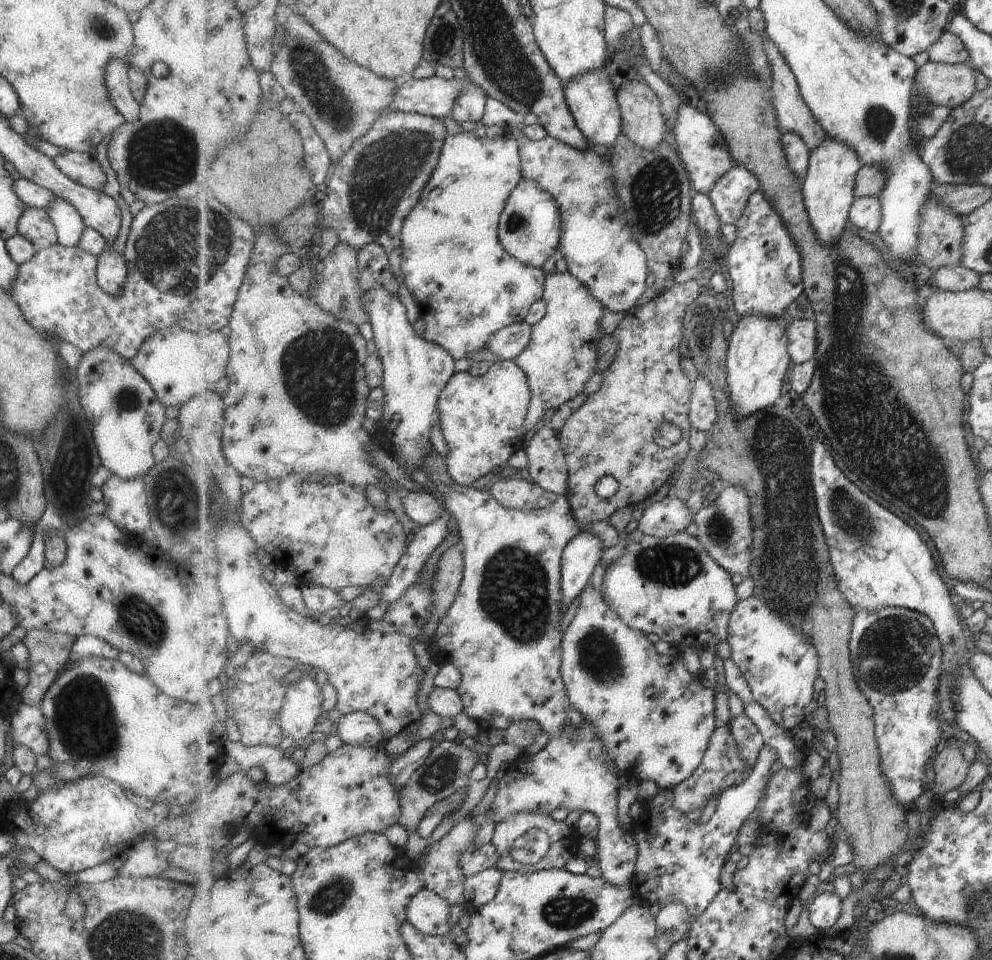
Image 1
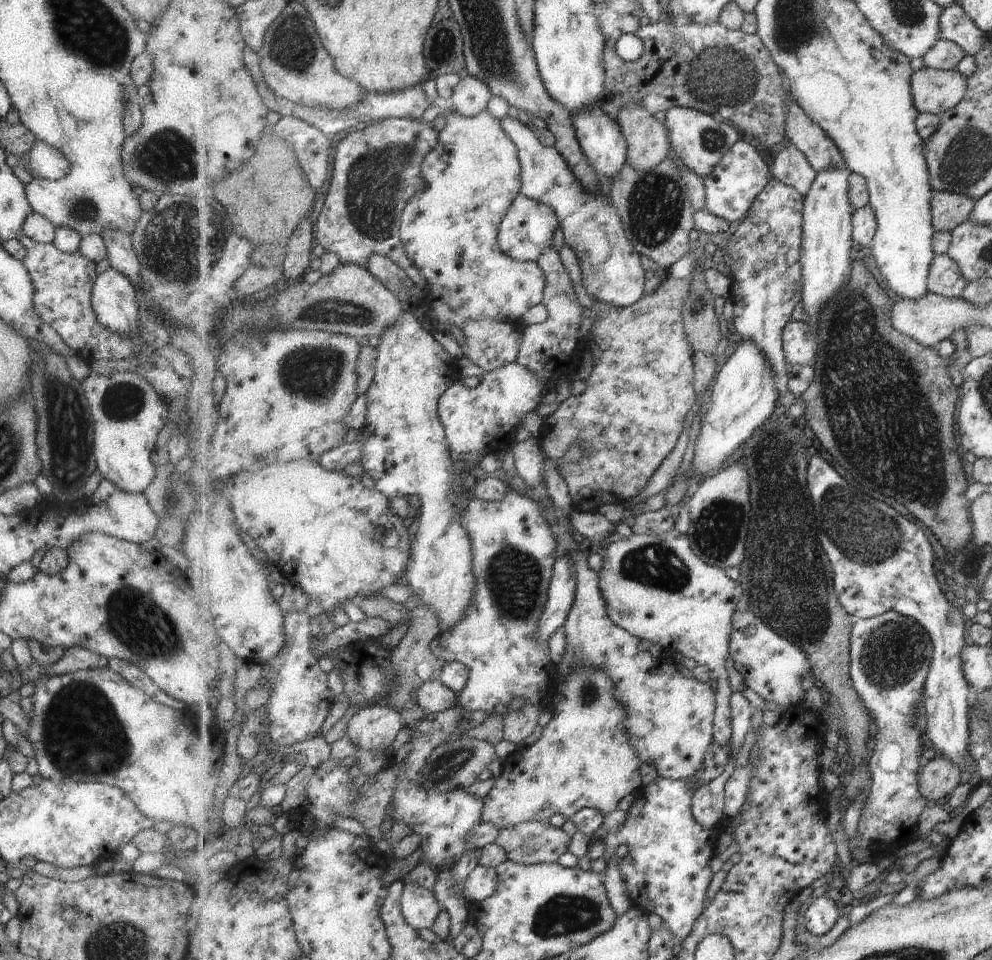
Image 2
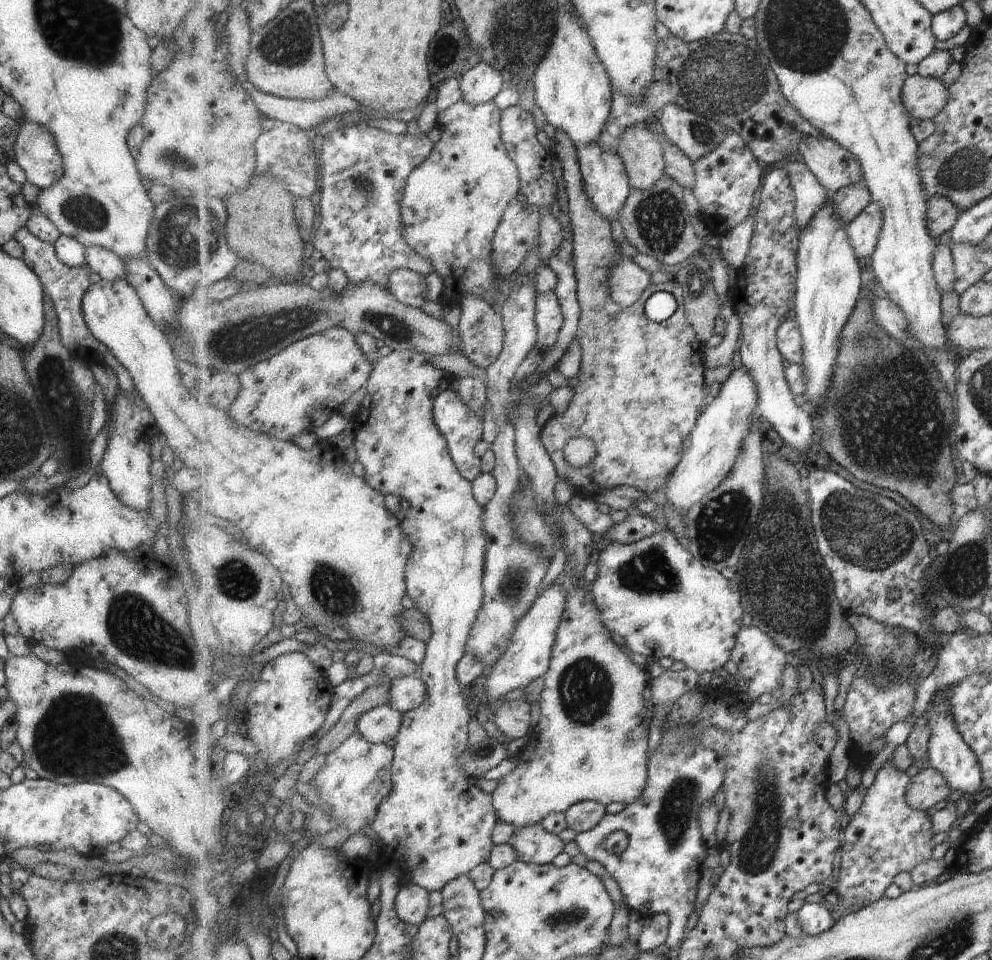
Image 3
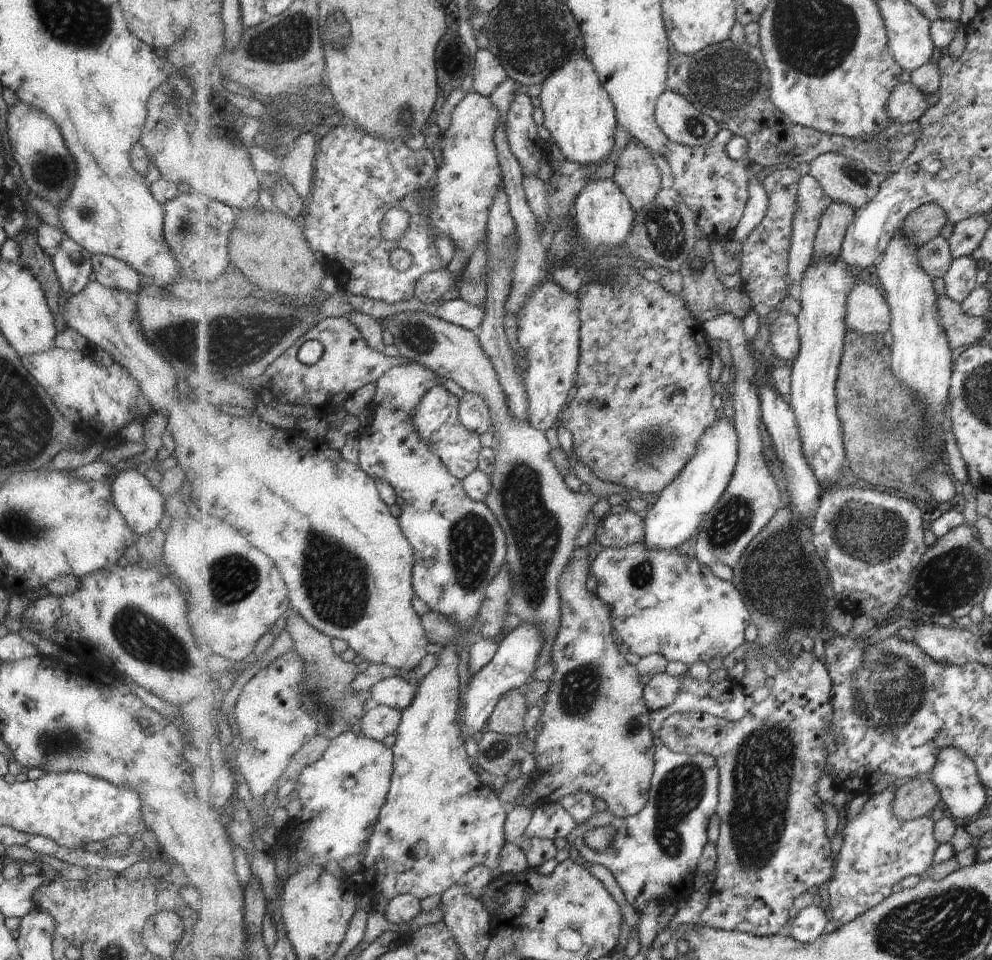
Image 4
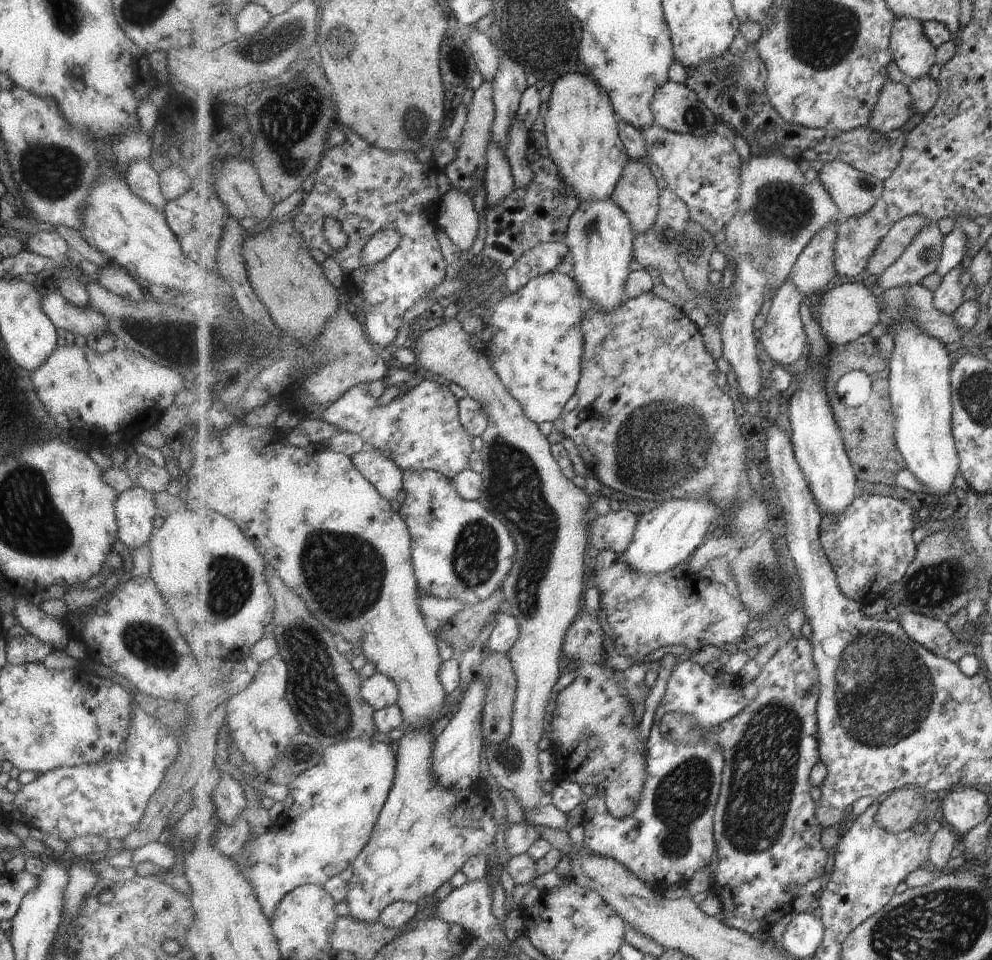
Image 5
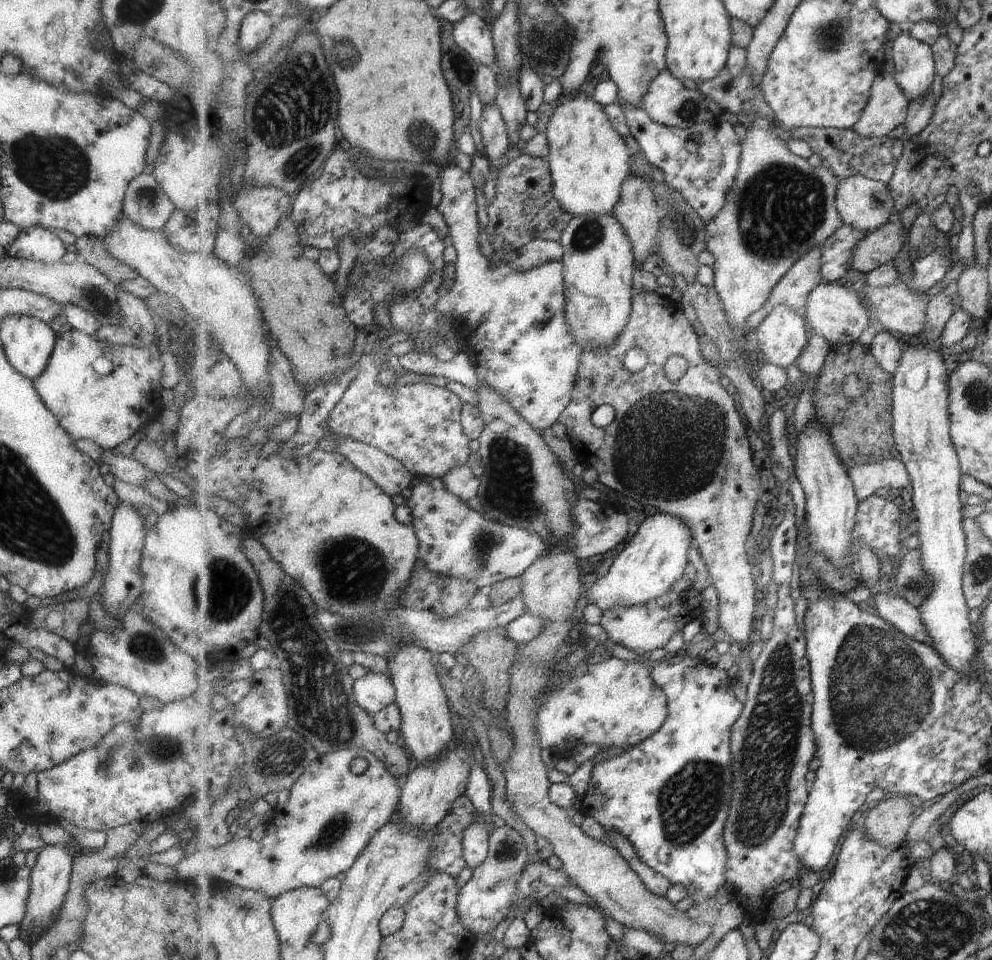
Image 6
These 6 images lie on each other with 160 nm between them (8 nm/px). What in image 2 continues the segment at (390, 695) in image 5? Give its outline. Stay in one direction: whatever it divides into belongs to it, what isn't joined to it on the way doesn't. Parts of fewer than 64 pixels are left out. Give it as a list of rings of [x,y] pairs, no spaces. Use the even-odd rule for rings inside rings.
[[[428,677],[428,680],[419,686],[417,704],[425,710],[425,713],[438,714],[453,708],[458,704],[458,696],[438,679]]]

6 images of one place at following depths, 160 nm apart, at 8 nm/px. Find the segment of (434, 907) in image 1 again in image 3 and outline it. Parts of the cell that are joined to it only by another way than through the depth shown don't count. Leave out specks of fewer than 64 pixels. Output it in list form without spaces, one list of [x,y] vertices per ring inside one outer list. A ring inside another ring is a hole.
[[[405,884],[397,896],[395,910],[405,924],[419,927],[429,914],[429,892],[417,884]]]

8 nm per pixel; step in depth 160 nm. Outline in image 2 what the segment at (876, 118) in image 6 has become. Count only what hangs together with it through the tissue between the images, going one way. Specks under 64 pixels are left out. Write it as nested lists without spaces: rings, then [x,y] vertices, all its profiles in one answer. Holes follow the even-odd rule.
[[[924,66],[914,72],[911,90],[917,111],[940,116],[965,98],[967,79],[956,70],[933,70]]]

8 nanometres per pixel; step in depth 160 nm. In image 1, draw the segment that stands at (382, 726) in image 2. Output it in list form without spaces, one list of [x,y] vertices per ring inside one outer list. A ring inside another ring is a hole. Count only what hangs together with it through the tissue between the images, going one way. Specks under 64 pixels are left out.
[[[367,712],[336,716],[336,729],[344,745],[375,748],[383,742],[381,722]]]

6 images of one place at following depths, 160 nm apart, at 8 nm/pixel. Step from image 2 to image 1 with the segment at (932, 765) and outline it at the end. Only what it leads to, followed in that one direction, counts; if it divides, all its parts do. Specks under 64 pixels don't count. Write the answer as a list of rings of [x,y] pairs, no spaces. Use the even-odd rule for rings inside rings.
[[[957,743],[938,753],[933,764],[935,779],[931,785],[936,794],[941,796],[950,790],[960,789],[968,778],[970,765],[961,751],[960,743]]]

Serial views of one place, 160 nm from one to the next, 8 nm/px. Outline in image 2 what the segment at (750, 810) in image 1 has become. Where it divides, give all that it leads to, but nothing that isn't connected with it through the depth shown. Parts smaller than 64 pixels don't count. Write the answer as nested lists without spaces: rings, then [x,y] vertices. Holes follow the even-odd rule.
[[[713,742],[705,754],[701,769],[687,780],[657,776],[656,780],[634,795],[619,830],[603,831],[603,836],[598,831],[591,838],[591,841],[598,840],[604,845],[603,858],[606,863],[619,866],[633,905],[646,915],[660,915],[669,930],[682,941],[692,934],[693,926],[706,910],[707,890],[714,875],[709,862],[716,856],[715,841],[723,828],[707,830],[697,822],[692,810],[693,796],[698,788],[723,774],[723,768],[731,758],[730,747],[731,744],[721,746]],[[623,846],[629,848],[629,853],[625,858],[619,858],[615,852]]]

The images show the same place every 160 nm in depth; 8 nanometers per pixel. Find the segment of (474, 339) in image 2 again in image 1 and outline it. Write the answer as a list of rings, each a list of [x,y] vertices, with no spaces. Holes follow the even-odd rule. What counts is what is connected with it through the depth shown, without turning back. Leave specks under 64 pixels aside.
[[[525,321],[511,324],[495,332],[486,348],[501,361],[515,361],[531,342],[531,328]]]

